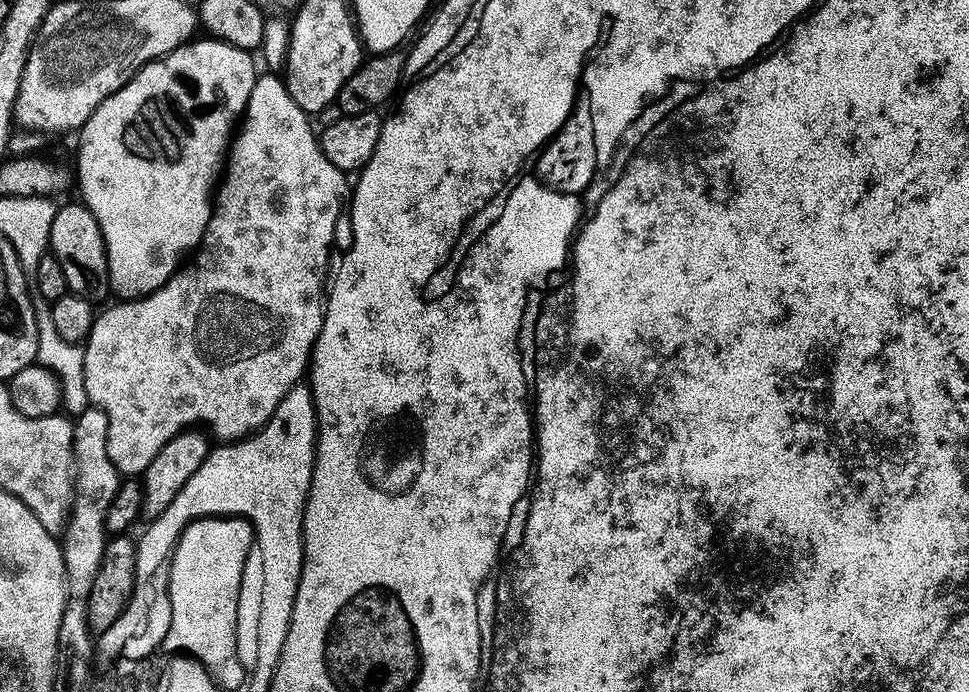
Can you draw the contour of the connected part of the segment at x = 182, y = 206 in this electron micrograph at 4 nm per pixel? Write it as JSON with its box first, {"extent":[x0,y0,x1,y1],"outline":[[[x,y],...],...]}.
{"extent":[74,38,258,298],"outline":[[[196,38],[189,43],[182,44],[170,54],[160,56],[150,61],[142,70],[138,70],[134,78],[130,78],[130,82],[126,82],[117,92],[110,94],[110,98],[106,98],[96,107],[94,114],[90,114],[90,118],[78,132],[80,149],[76,152],[74,176],[78,181],[78,188],[80,184],[81,194],[84,195],[81,196],[83,204],[94,214],[102,230],[102,238],[108,255],[108,287],[113,293],[117,292],[117,297],[120,298],[135,298],[163,286],[172,278],[172,273],[181,263],[180,255],[188,251],[191,253],[199,245],[200,239],[204,237],[208,219],[212,216],[214,189],[221,179],[222,169],[225,167],[226,157],[234,139],[234,129],[244,115],[244,107],[248,105],[250,90],[254,90],[258,69],[256,69],[257,61],[252,52],[242,50],[238,46],[224,44],[220,40],[200,39]]]}

